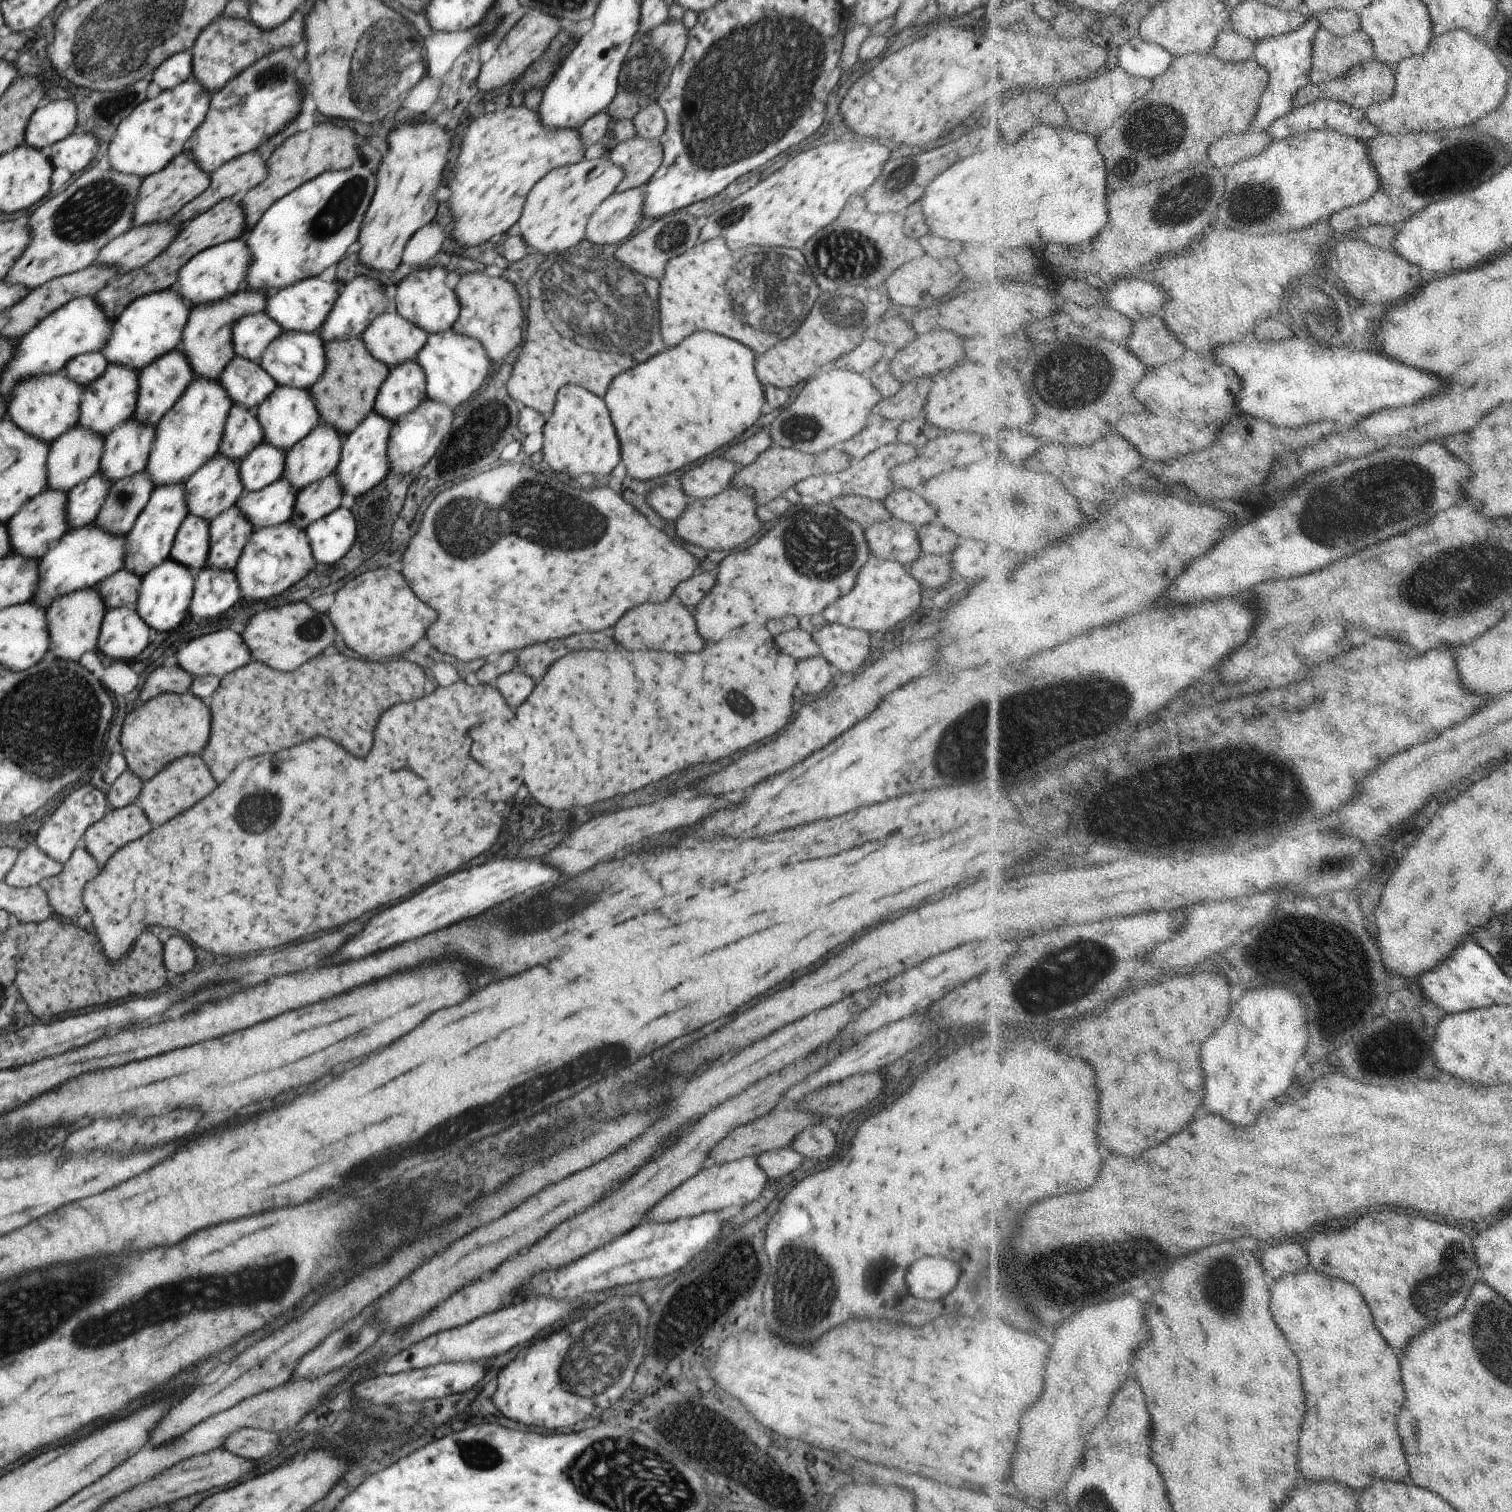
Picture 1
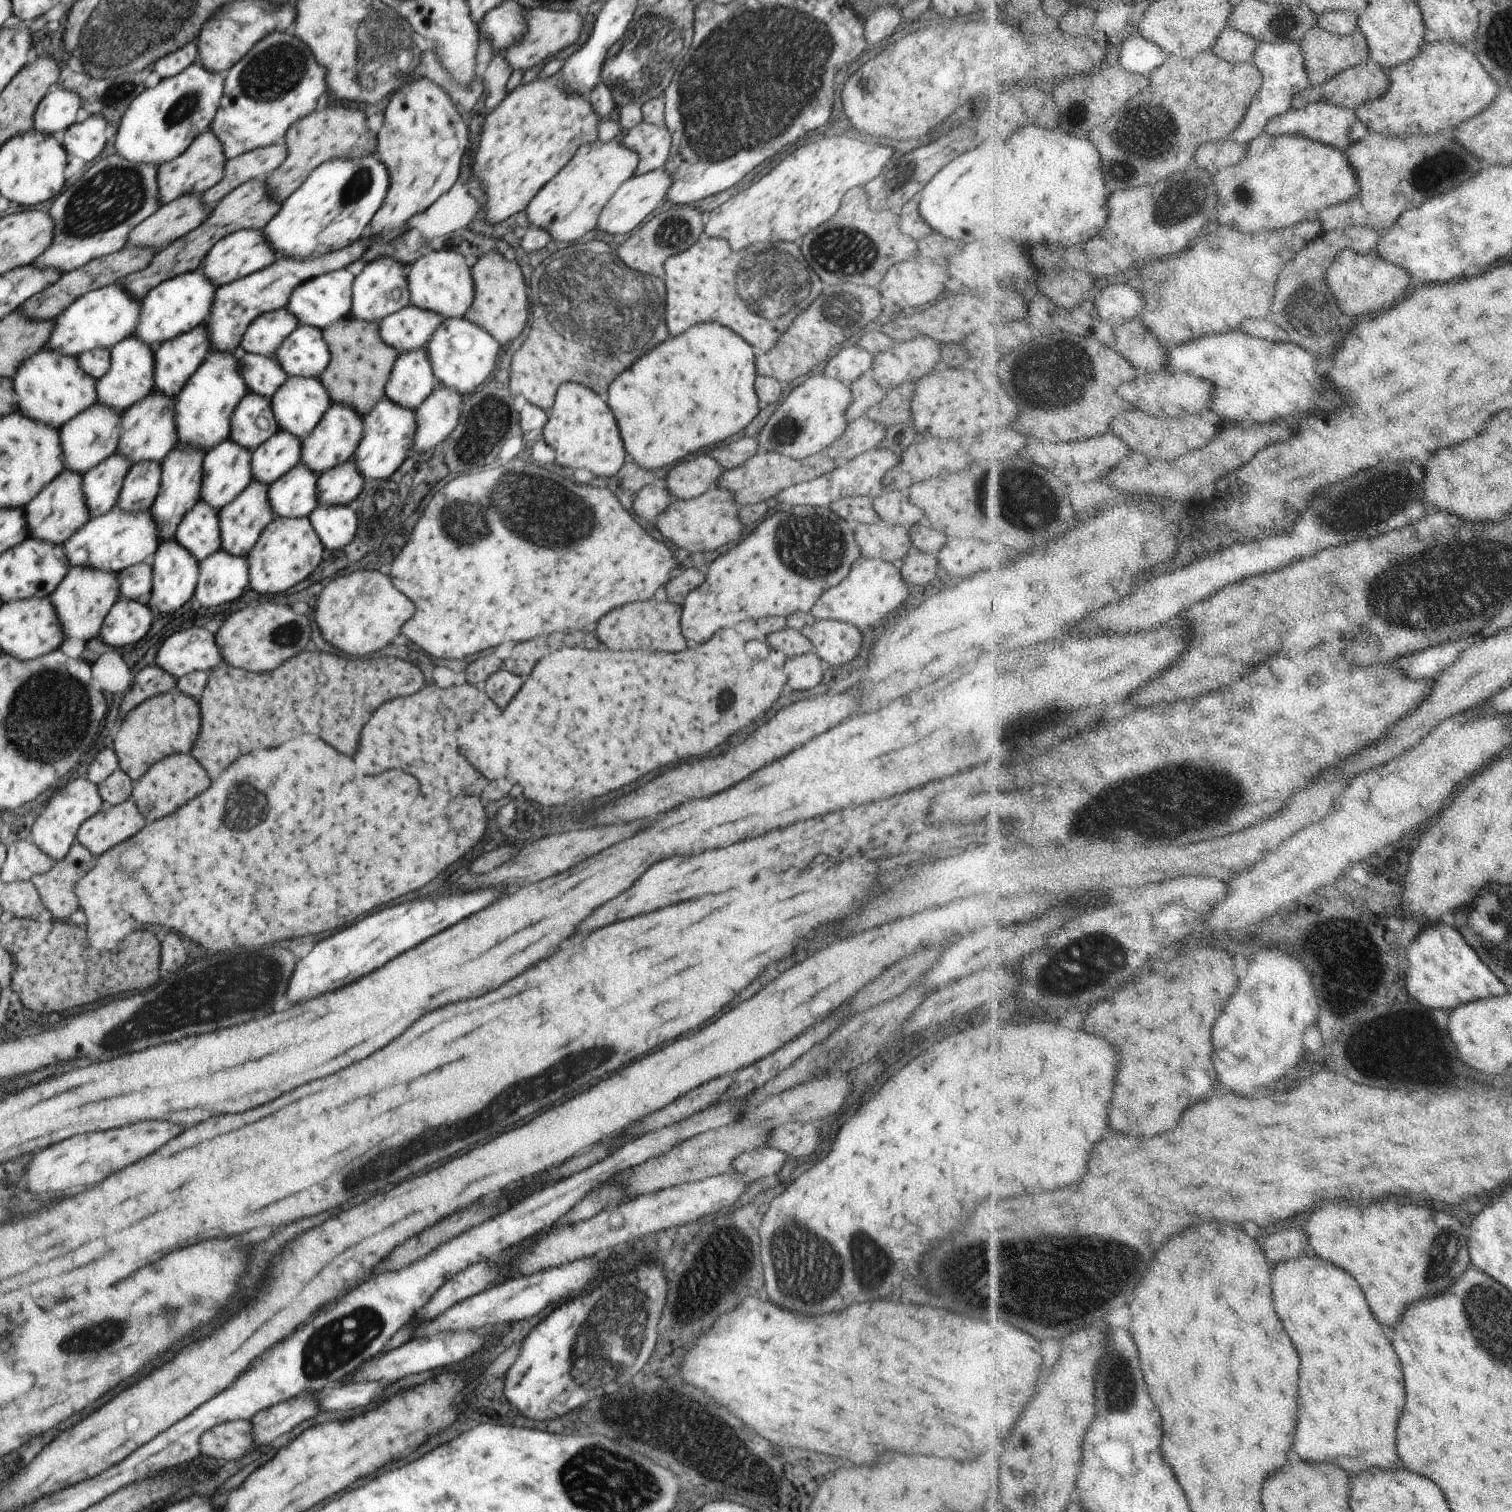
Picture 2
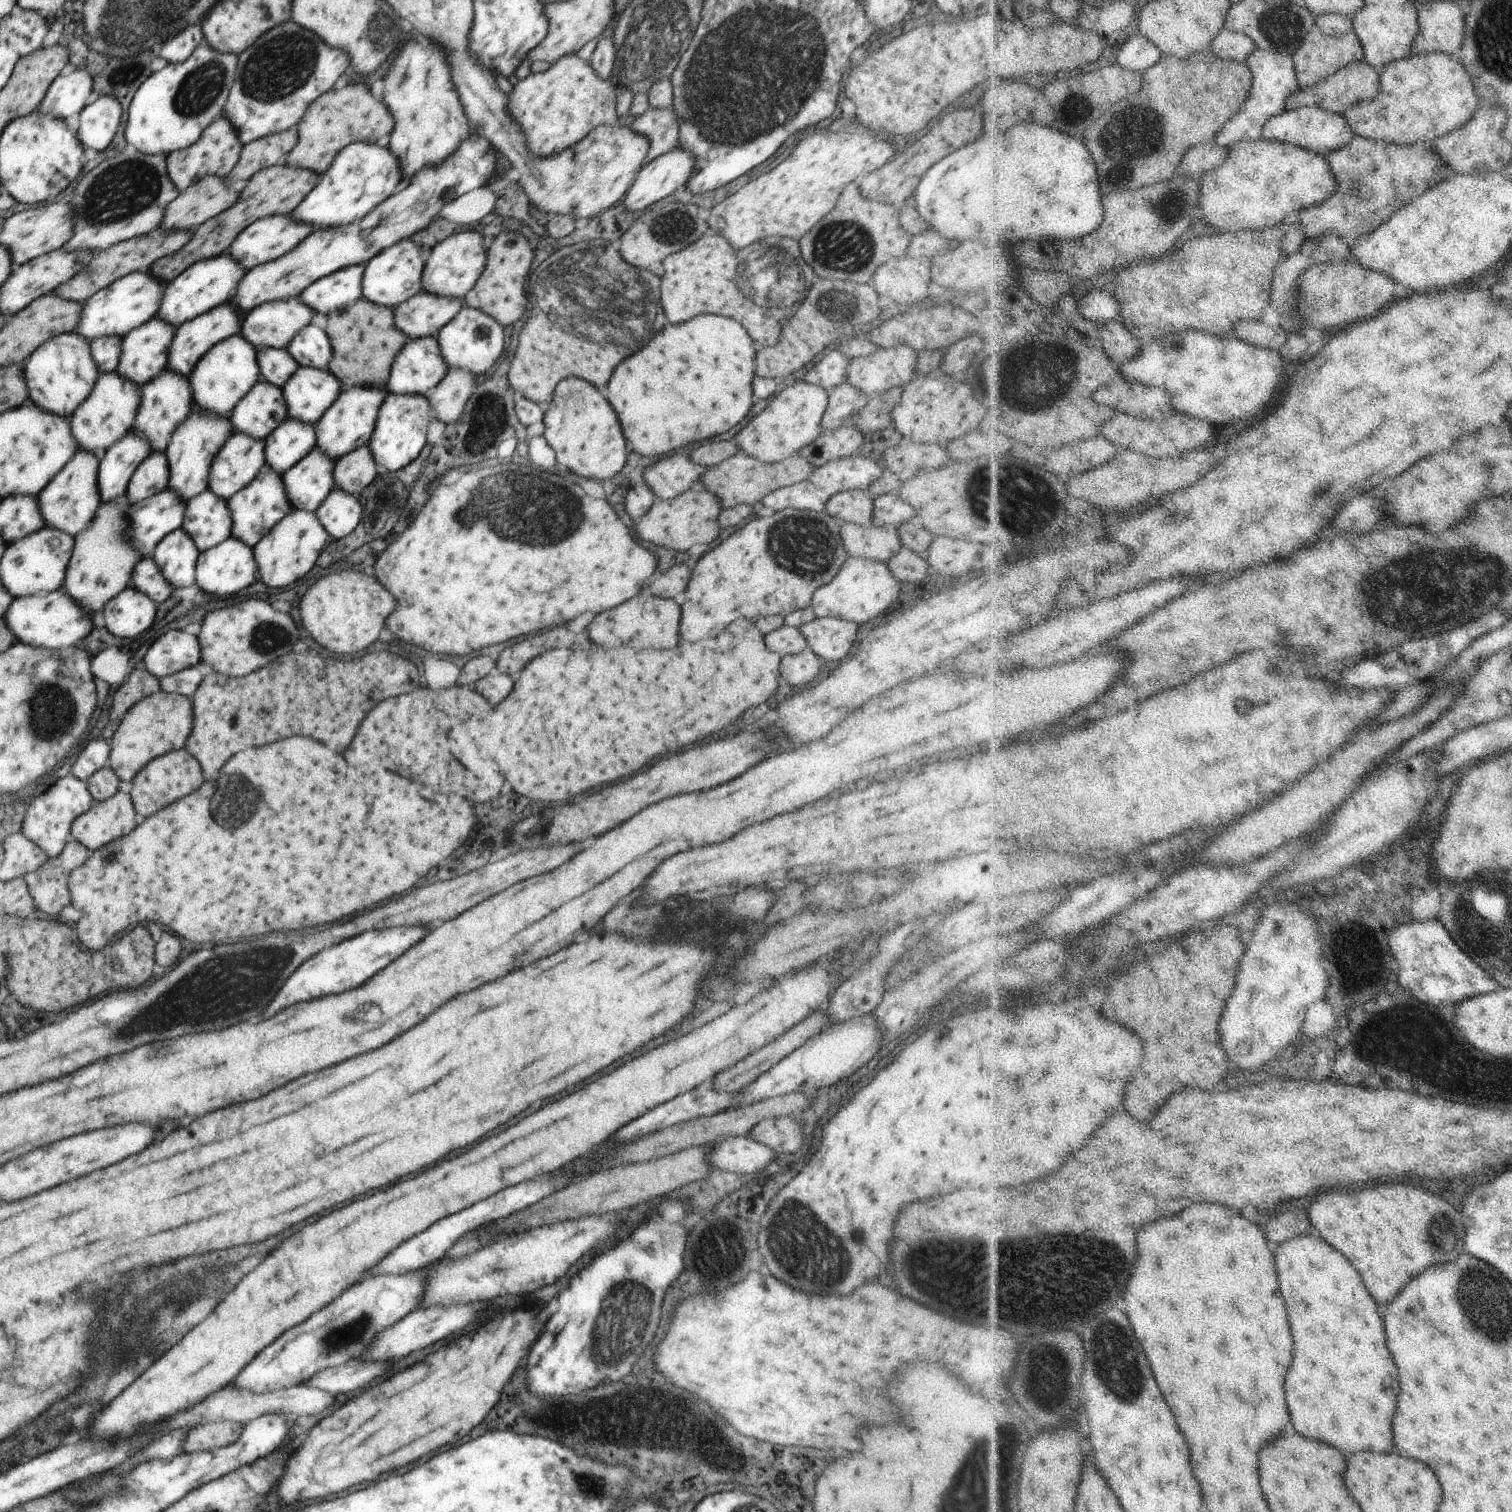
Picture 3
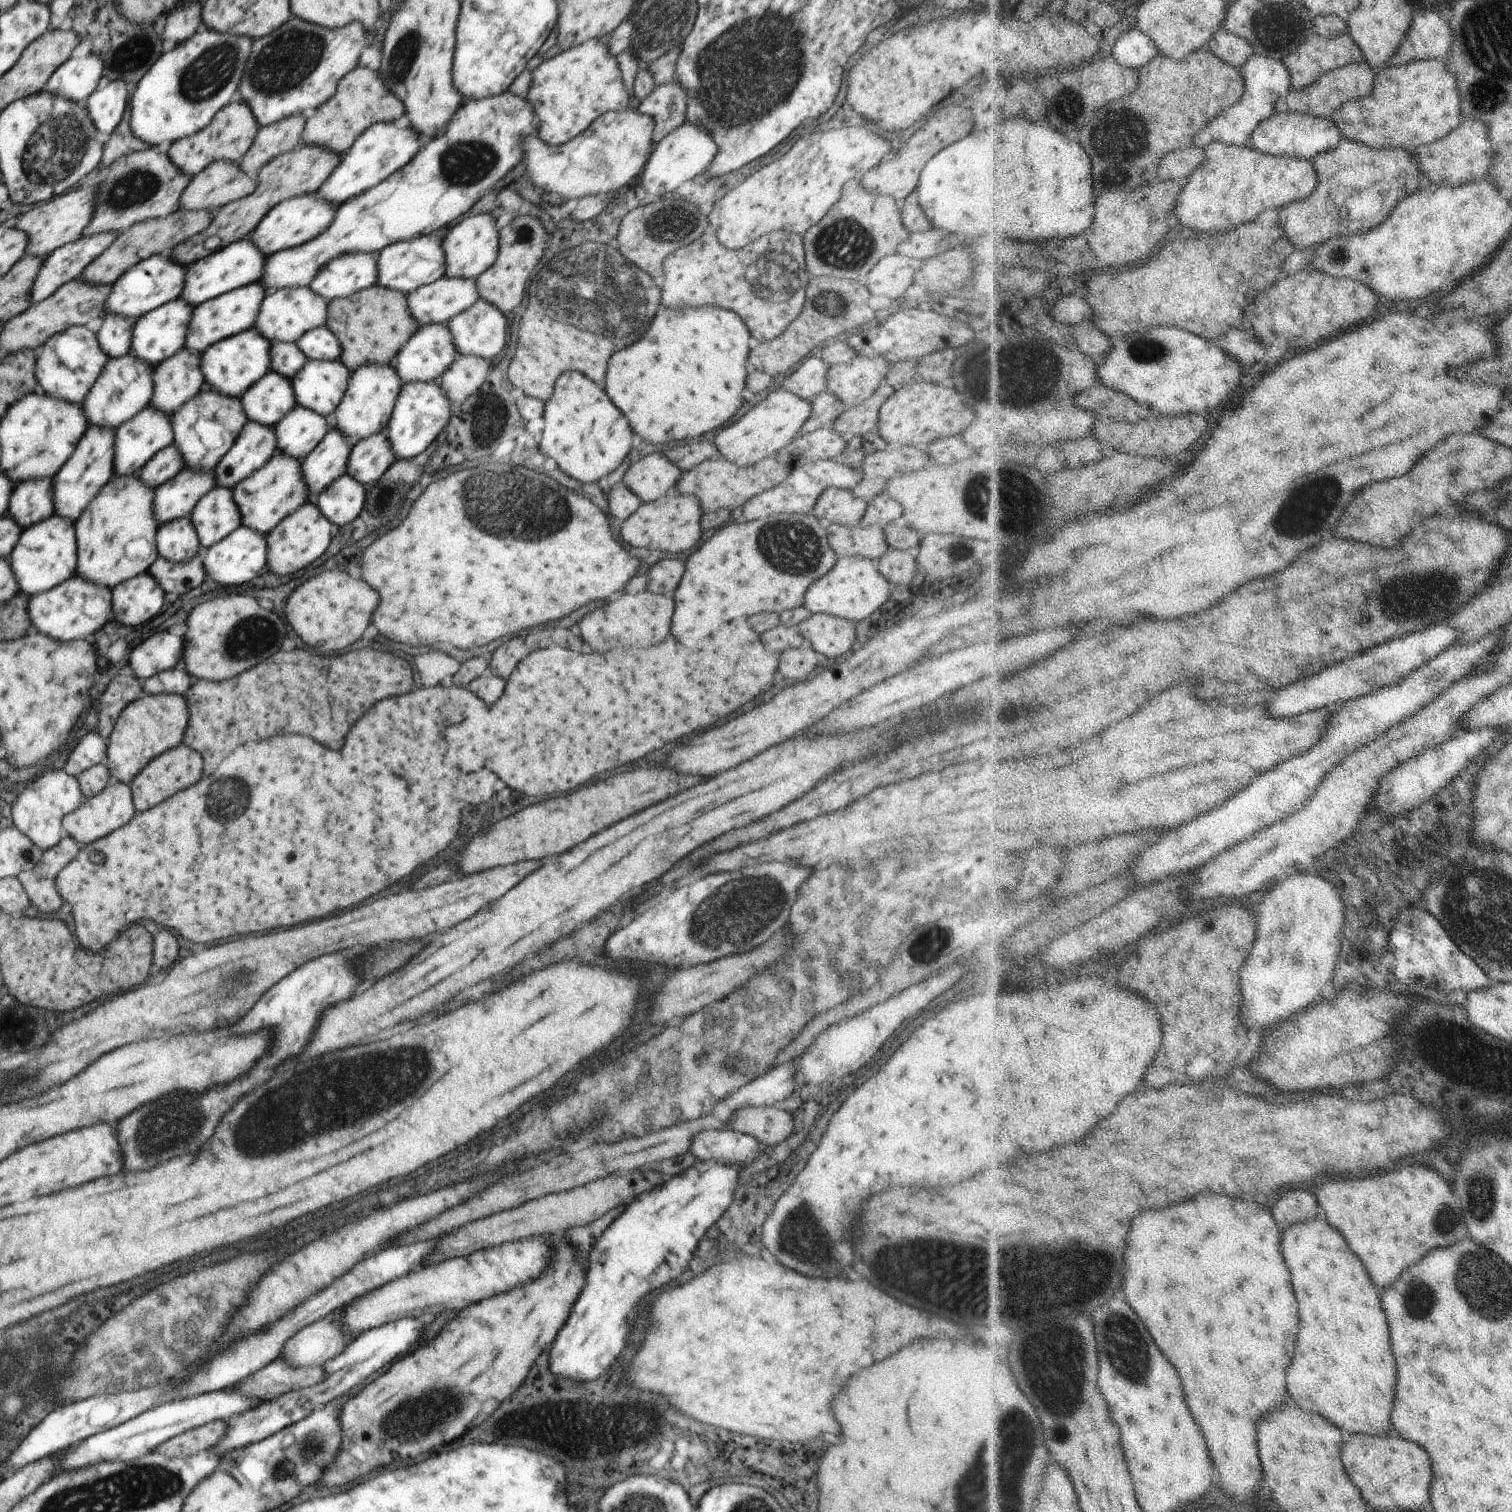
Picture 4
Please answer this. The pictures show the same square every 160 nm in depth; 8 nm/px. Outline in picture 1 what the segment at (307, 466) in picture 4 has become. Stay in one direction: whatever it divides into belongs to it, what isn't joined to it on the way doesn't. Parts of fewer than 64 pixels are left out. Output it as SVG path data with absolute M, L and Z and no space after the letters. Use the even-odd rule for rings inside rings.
M280 477L260 490L244 493L236 506L256 530L290 521L299 492L288 479Z

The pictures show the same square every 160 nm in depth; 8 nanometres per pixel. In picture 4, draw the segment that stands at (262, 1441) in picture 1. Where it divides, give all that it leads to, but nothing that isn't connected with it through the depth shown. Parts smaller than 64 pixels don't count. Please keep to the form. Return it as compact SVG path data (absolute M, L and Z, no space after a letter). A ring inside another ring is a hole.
M218 1419L202 1426L174 1435L155 1448L154 1452L167 1458L189 1456L208 1451L227 1433L227 1421Z

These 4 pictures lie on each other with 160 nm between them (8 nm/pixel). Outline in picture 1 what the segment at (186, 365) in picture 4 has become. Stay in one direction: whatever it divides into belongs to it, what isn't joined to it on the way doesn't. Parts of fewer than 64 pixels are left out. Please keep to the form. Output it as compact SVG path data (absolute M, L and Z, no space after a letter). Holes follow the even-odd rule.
M128 419L105 437L99 472L111 482L144 471L155 438L156 426Z

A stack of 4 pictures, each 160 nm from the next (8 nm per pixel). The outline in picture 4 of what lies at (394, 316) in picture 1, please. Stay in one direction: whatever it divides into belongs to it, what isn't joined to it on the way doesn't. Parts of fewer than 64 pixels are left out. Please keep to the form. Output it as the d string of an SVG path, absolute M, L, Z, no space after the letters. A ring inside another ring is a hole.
M444 276L407 296L412 318L420 326L447 323L479 300L476 279Z

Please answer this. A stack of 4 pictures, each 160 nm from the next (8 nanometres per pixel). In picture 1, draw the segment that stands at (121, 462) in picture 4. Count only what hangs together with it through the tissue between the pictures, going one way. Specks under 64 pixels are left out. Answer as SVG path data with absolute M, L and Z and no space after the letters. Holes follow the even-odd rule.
M98 472L72 488L67 494L69 528L77 529L94 523L111 486L111 480Z

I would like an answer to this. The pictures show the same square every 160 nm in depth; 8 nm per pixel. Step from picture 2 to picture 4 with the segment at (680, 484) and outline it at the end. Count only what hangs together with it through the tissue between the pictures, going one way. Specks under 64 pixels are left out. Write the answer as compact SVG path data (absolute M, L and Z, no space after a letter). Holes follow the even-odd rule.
M650 454L632 464L621 482L624 482L642 503L661 499L680 480L682 470L664 454Z

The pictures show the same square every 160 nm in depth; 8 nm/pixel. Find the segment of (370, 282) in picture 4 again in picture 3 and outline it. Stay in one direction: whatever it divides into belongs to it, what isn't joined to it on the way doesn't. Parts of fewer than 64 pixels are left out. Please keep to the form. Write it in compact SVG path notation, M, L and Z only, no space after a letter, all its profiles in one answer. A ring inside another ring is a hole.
M365 264L342 268L308 286L299 300L314 314L344 311L362 297L361 285Z

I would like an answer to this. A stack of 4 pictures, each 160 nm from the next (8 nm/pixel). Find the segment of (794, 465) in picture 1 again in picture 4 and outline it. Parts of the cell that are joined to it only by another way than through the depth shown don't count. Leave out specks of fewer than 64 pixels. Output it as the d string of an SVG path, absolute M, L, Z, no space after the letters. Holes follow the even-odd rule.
M721 456L704 460L698 467L682 472L680 480L676 482L675 490L678 493L693 495L701 502L703 513L717 511L720 508L734 510L744 506L748 500L766 490L775 488L778 484L786 483L792 474L792 467L779 462L774 456L760 460L750 467L739 467Z

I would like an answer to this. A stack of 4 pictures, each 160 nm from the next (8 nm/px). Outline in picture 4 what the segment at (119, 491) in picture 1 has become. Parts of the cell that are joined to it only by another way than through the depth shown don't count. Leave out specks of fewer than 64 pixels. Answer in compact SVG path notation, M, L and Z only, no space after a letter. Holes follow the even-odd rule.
M171 445L152 456L138 472L138 476L142 484L155 489L176 477L183 469L184 460L176 446Z

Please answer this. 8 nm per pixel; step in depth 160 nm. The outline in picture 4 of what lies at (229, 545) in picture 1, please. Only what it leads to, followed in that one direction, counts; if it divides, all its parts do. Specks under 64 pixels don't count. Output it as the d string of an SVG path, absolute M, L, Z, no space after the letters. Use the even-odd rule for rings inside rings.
M277 452L260 470L236 484L233 498L241 516L241 525L262 535L268 535L286 516L308 502L308 486L302 478L301 461Z

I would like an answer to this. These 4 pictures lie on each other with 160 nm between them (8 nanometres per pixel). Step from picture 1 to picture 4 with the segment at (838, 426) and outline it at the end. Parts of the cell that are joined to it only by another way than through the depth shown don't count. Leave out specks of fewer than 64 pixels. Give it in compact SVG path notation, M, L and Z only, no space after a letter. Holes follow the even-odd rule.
M779 386L778 390L769 392L764 400L760 400L740 420L732 424L732 438L730 438L730 424L728 424L716 434L714 444L718 448L719 456L739 467L750 467L764 458L775 456L786 448L800 436L800 428L804 428L810 416L812 416L811 396L799 391L790 392Z

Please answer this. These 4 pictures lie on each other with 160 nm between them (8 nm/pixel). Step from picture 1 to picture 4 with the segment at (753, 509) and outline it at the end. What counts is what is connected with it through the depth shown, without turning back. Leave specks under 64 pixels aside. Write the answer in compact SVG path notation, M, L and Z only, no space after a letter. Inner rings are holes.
M672 488L661 499L643 503L632 516L621 524L620 536L624 543L636 548L648 548L666 552L686 552L696 547L701 530L702 504L693 495L678 493Z

